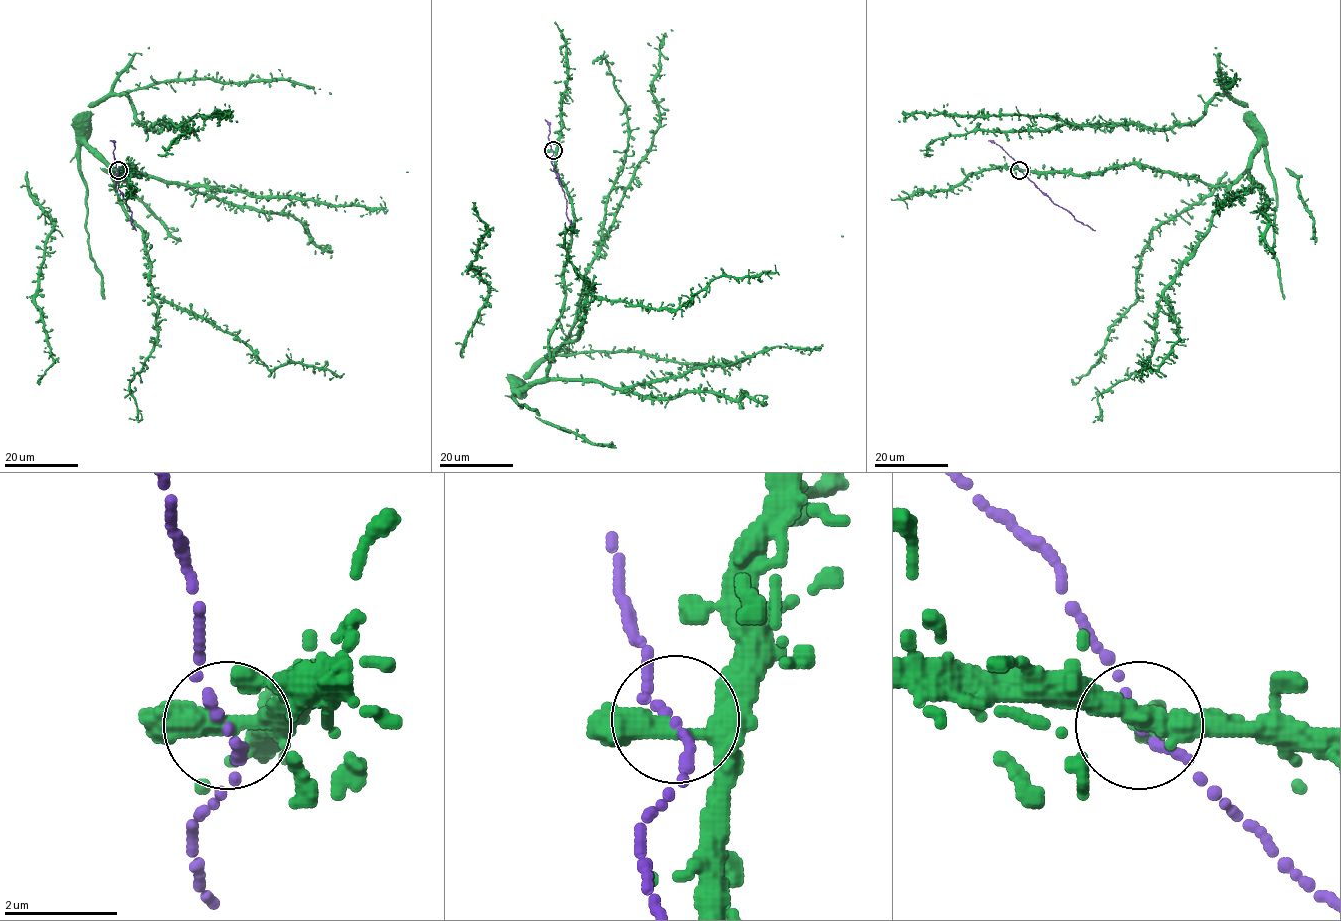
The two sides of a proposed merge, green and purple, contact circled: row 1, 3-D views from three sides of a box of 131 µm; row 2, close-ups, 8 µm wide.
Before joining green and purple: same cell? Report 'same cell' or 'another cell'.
same cell

